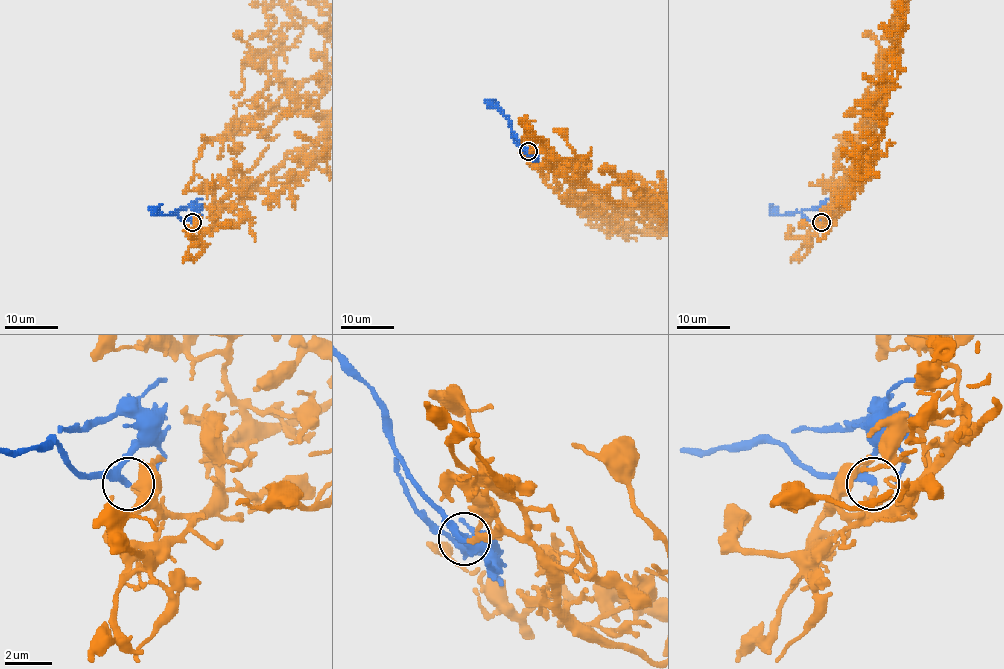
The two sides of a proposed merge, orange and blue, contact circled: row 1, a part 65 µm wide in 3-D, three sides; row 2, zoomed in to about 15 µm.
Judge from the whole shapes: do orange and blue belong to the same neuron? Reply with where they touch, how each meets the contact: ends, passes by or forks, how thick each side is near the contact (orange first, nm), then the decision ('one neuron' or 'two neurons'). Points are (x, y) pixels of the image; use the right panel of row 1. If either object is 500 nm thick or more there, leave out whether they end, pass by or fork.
(821, 222) | orange ends | blue passes by | 240/240 nm | one neuron

